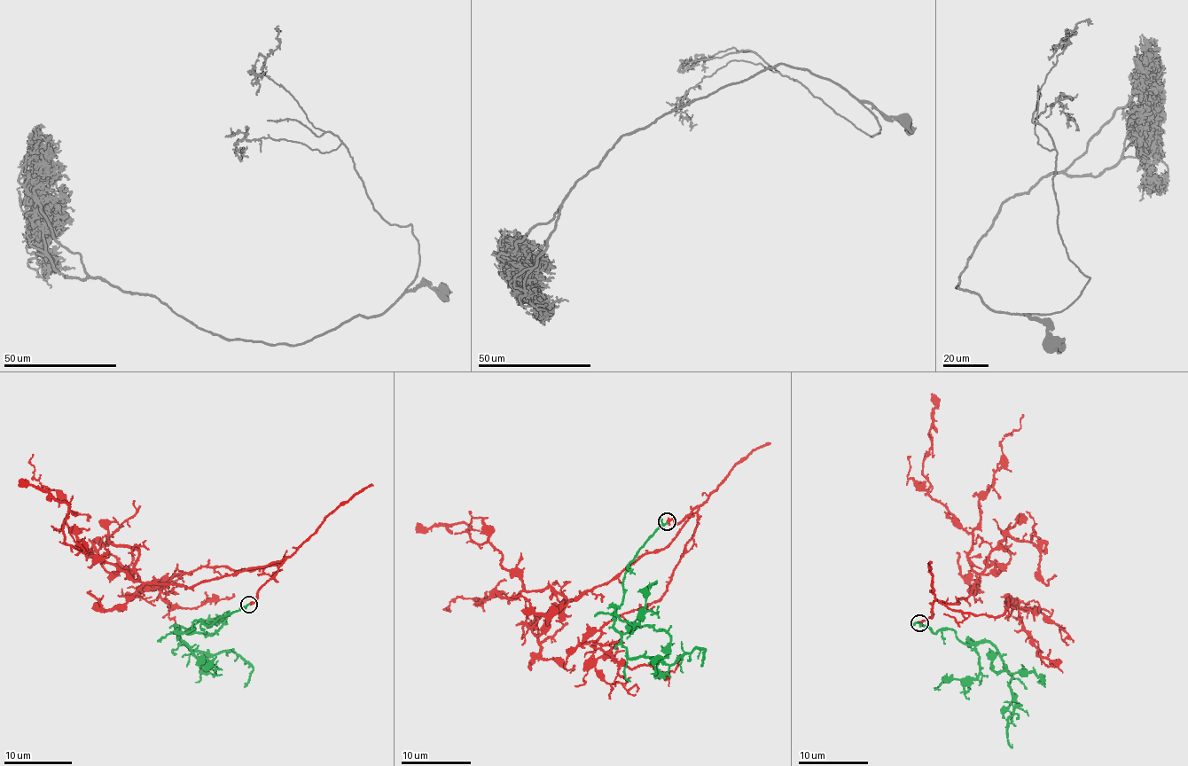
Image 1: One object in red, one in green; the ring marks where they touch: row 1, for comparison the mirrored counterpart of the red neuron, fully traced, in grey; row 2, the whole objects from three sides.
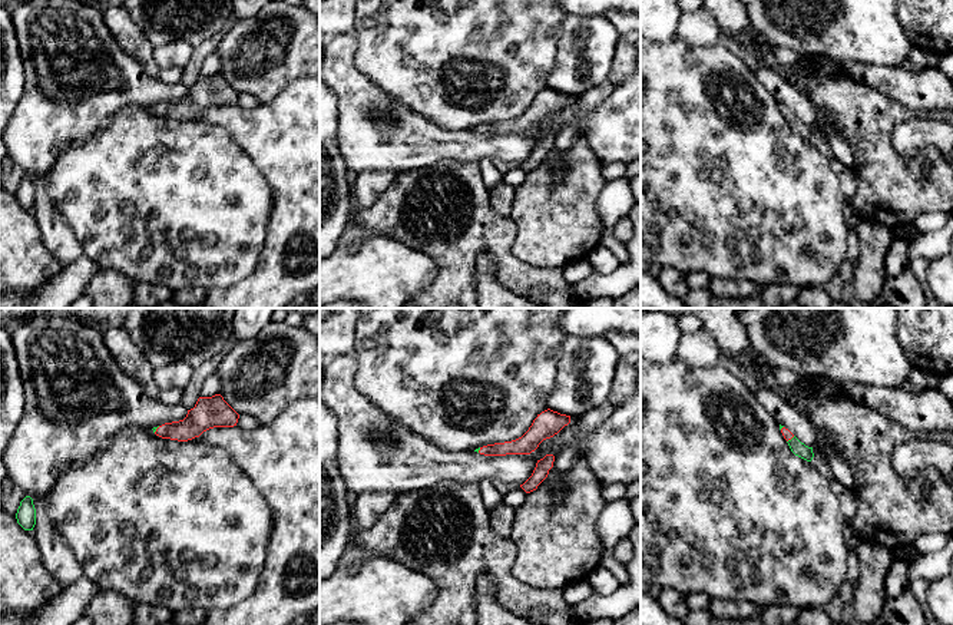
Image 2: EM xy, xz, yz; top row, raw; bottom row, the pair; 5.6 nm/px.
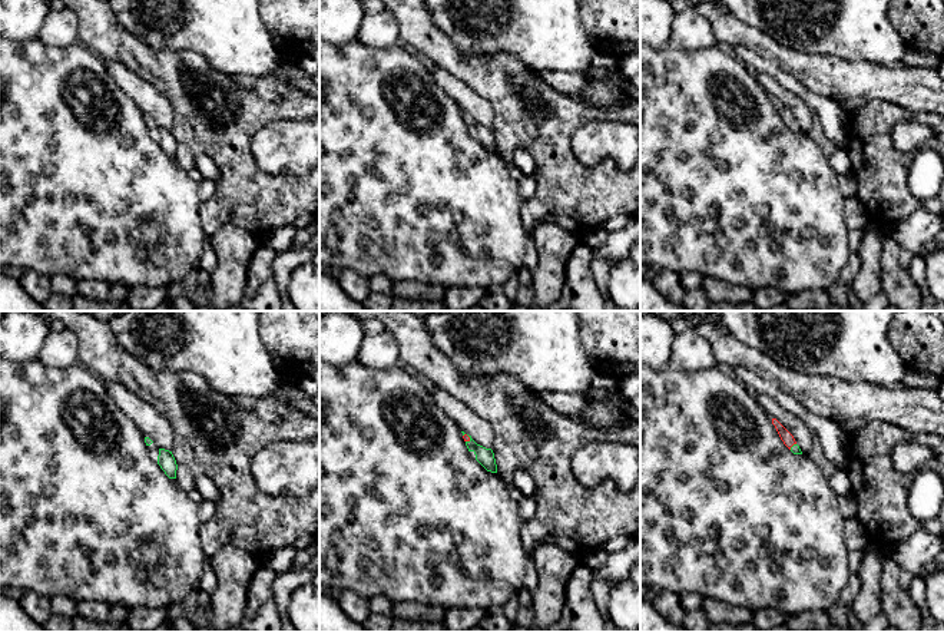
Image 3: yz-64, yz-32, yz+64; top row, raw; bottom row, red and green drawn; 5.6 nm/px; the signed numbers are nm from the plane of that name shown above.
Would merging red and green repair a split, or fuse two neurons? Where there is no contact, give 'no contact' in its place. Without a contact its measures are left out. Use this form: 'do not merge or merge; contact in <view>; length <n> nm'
merge; contact in yz; length 60 nm

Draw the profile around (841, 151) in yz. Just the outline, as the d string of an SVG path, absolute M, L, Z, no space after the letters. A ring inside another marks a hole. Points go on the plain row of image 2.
M840 132L831 133L830 148L833 158L838 159L846 166L846 169L854 169L856 158L850 145L846 142Z

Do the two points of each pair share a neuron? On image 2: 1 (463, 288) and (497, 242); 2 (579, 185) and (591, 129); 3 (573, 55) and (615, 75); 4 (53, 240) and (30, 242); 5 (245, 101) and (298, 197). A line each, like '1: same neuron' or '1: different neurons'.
1: same neuron
2: different neurons
3: different neurons
4: different neurons
5: different neurons

